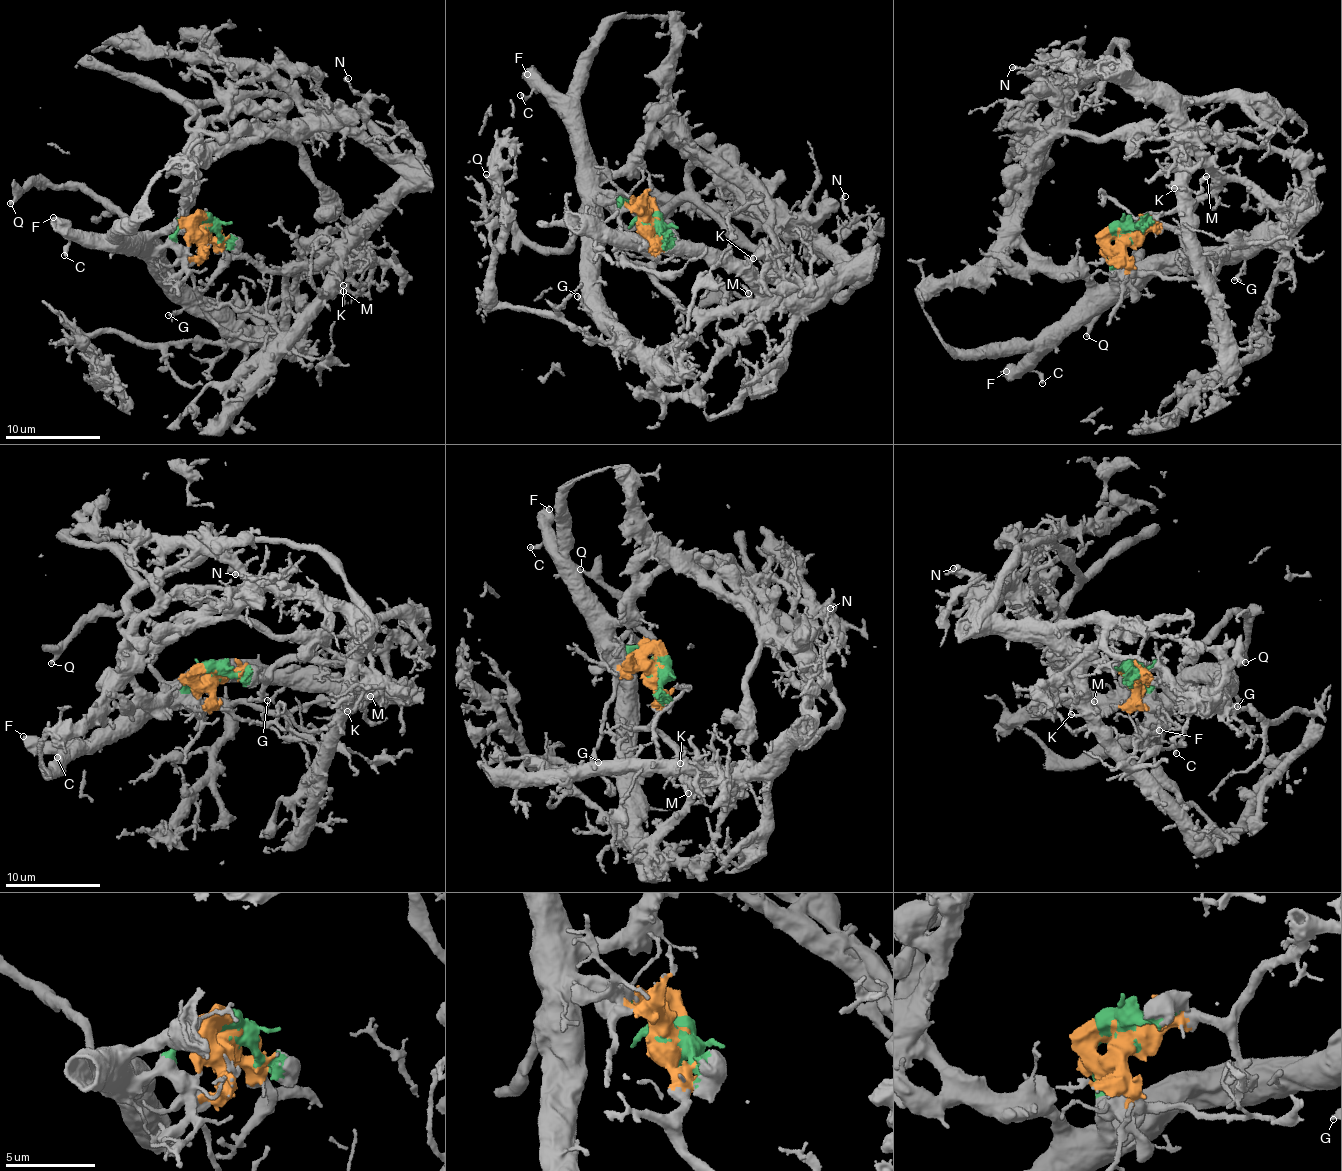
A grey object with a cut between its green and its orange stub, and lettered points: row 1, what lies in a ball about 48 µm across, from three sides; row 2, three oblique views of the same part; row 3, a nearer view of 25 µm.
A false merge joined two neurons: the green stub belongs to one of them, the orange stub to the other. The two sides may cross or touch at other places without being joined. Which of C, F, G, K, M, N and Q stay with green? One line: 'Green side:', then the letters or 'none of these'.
Green side: C, F, G, Q

